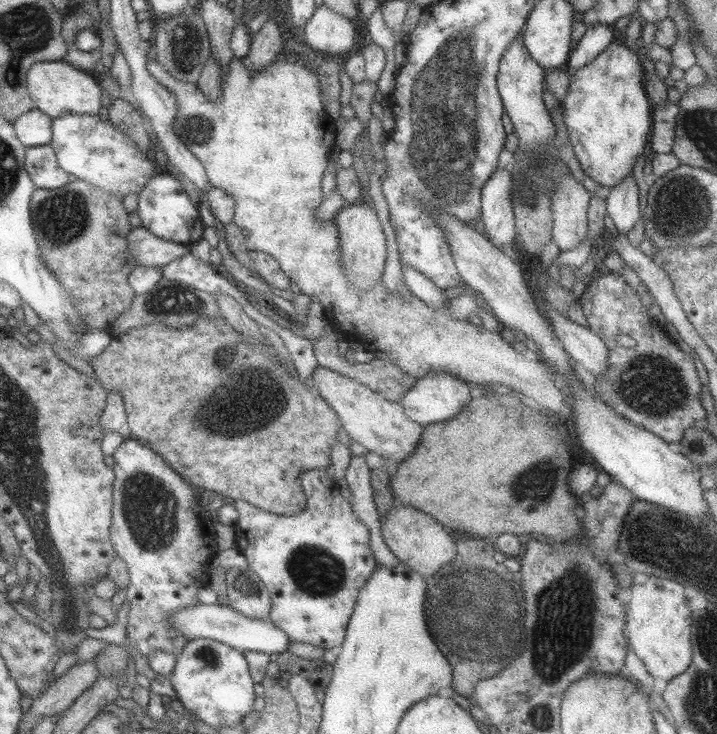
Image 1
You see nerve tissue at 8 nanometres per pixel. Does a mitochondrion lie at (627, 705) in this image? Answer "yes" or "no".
no

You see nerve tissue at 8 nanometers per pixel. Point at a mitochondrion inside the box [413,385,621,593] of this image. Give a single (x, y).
(537, 486)

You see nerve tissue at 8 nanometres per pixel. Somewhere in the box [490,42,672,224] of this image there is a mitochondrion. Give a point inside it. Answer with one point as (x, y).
(526, 194)

